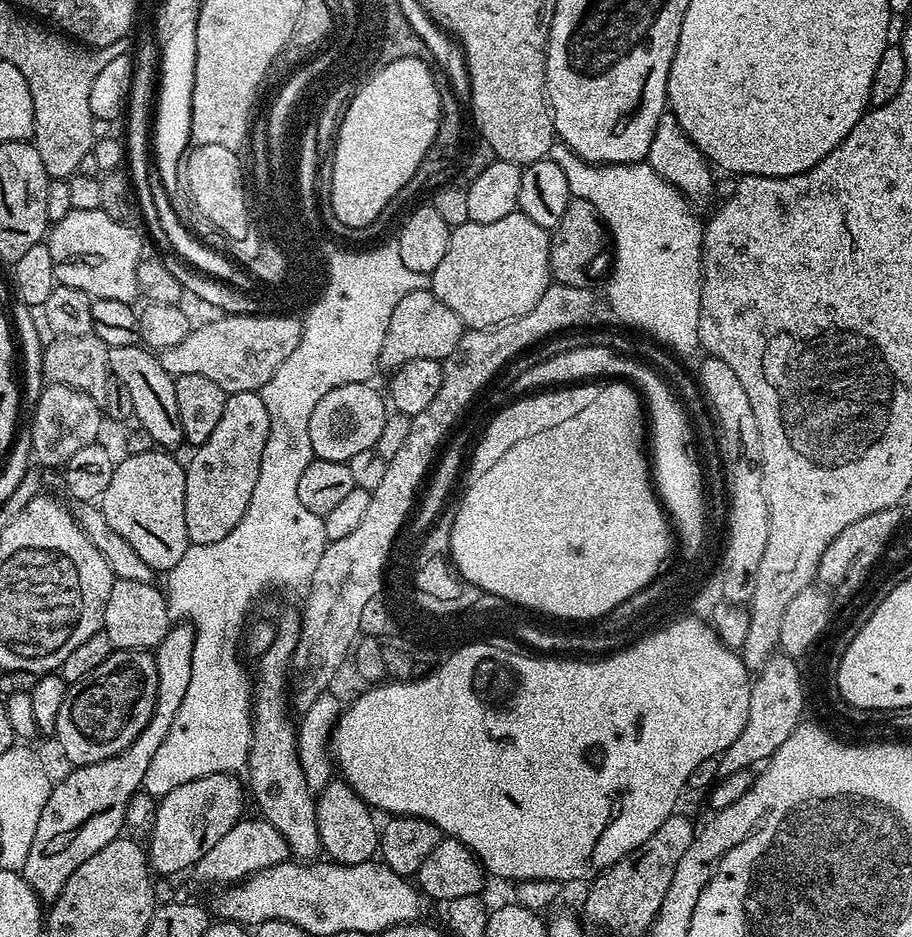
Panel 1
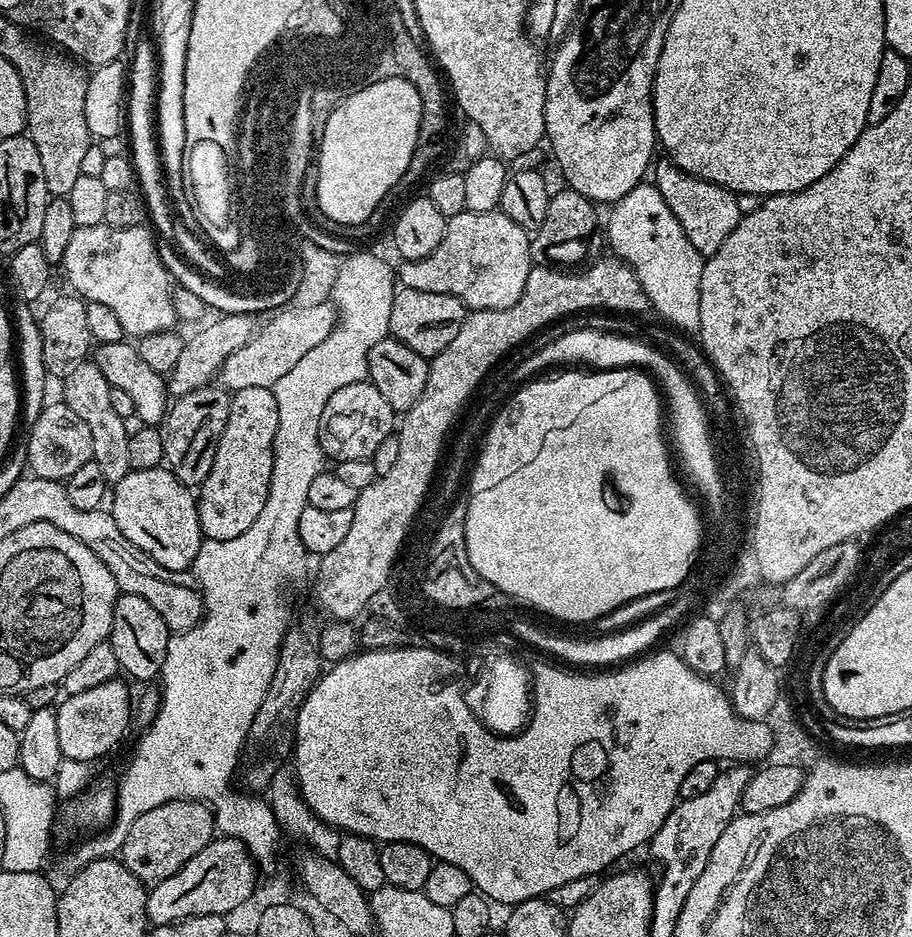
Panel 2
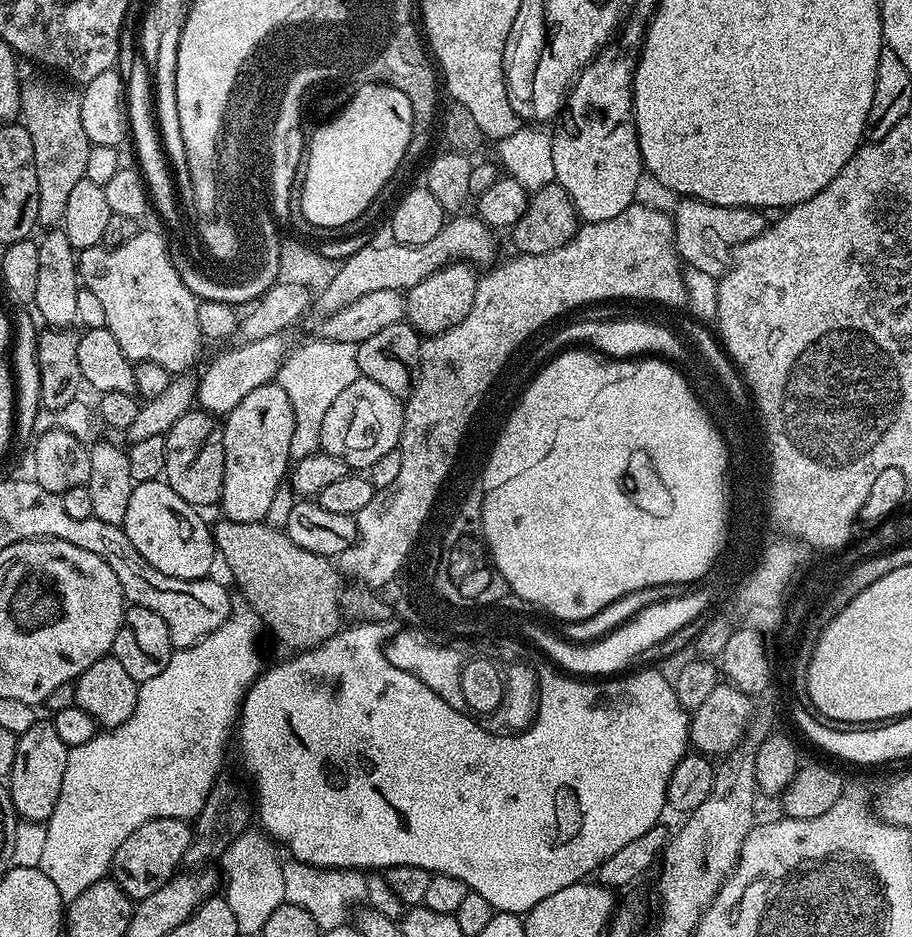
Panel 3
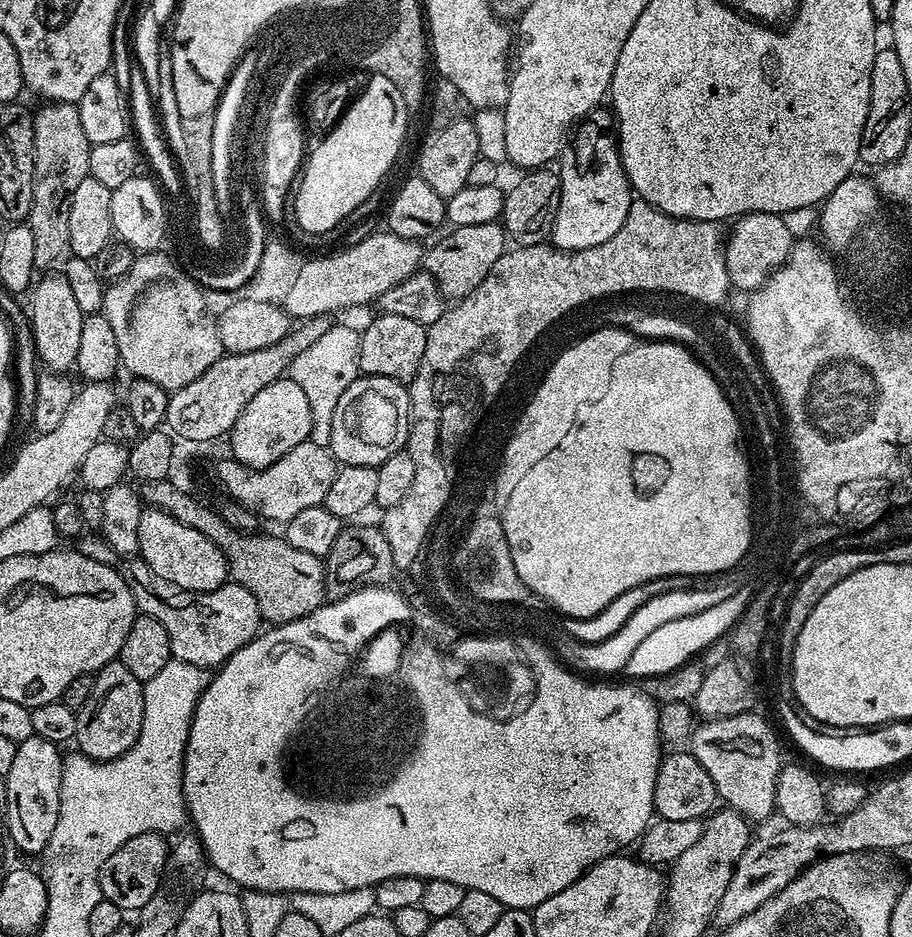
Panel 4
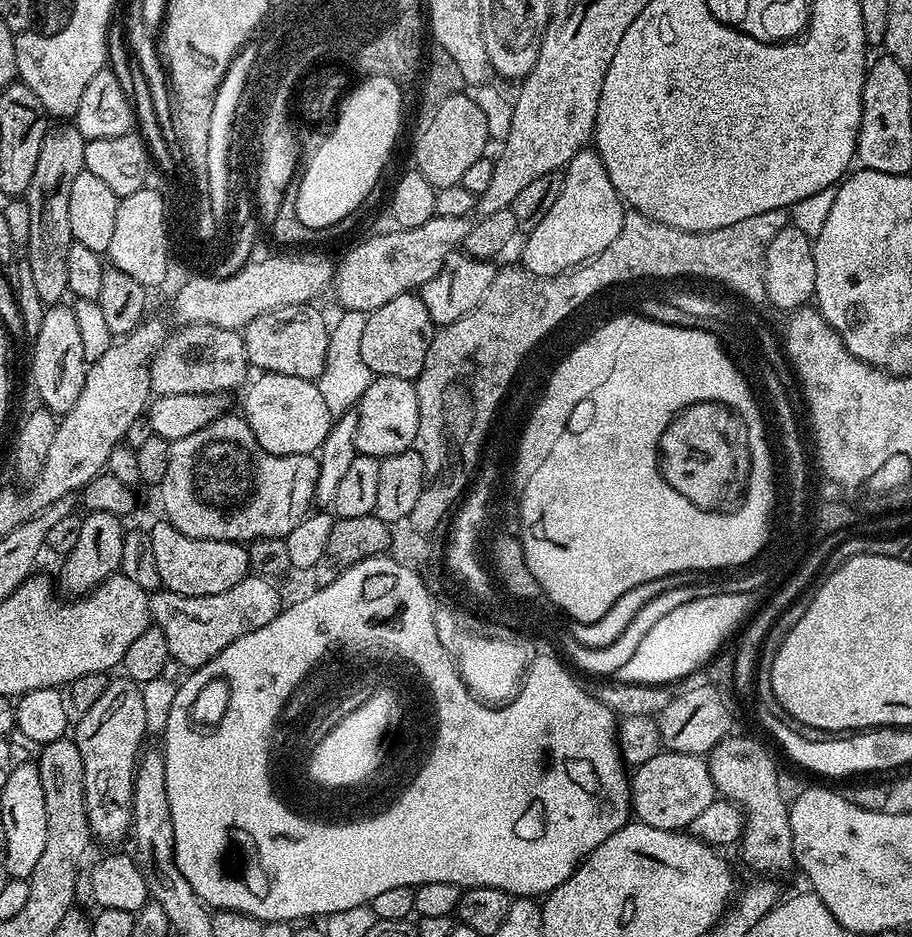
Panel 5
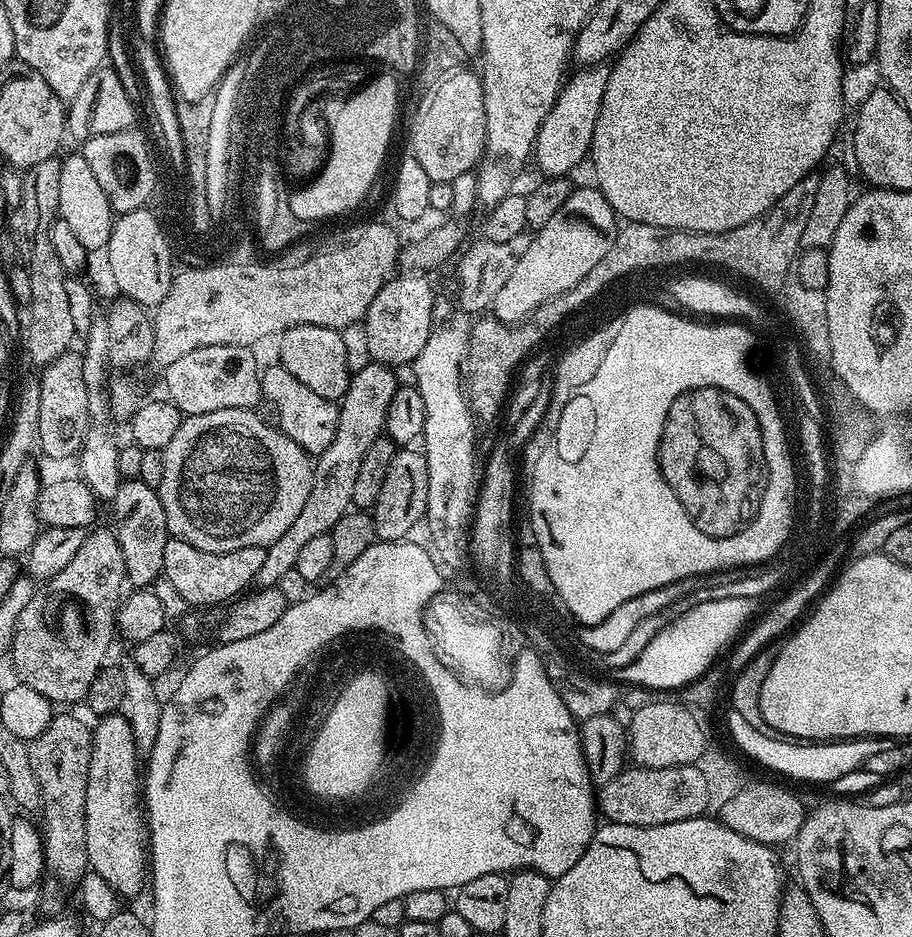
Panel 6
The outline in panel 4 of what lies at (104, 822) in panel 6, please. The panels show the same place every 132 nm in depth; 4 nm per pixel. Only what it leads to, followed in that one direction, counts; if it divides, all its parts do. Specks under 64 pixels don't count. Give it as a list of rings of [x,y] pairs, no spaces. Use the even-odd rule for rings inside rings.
[[[114,659],[99,668],[92,676],[90,698],[76,712],[74,744],[91,760],[113,760],[134,746],[142,730],[144,713],[144,686],[134,678],[120,659]]]

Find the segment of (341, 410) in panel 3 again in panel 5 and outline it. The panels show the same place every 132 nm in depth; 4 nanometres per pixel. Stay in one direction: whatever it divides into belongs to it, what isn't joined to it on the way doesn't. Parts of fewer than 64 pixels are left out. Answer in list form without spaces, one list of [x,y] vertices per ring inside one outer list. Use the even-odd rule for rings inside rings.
[[[389,376],[375,377],[370,386],[366,386],[354,411],[356,413],[354,442],[359,455],[383,458],[407,452],[415,445],[418,434],[418,394],[413,381]]]

